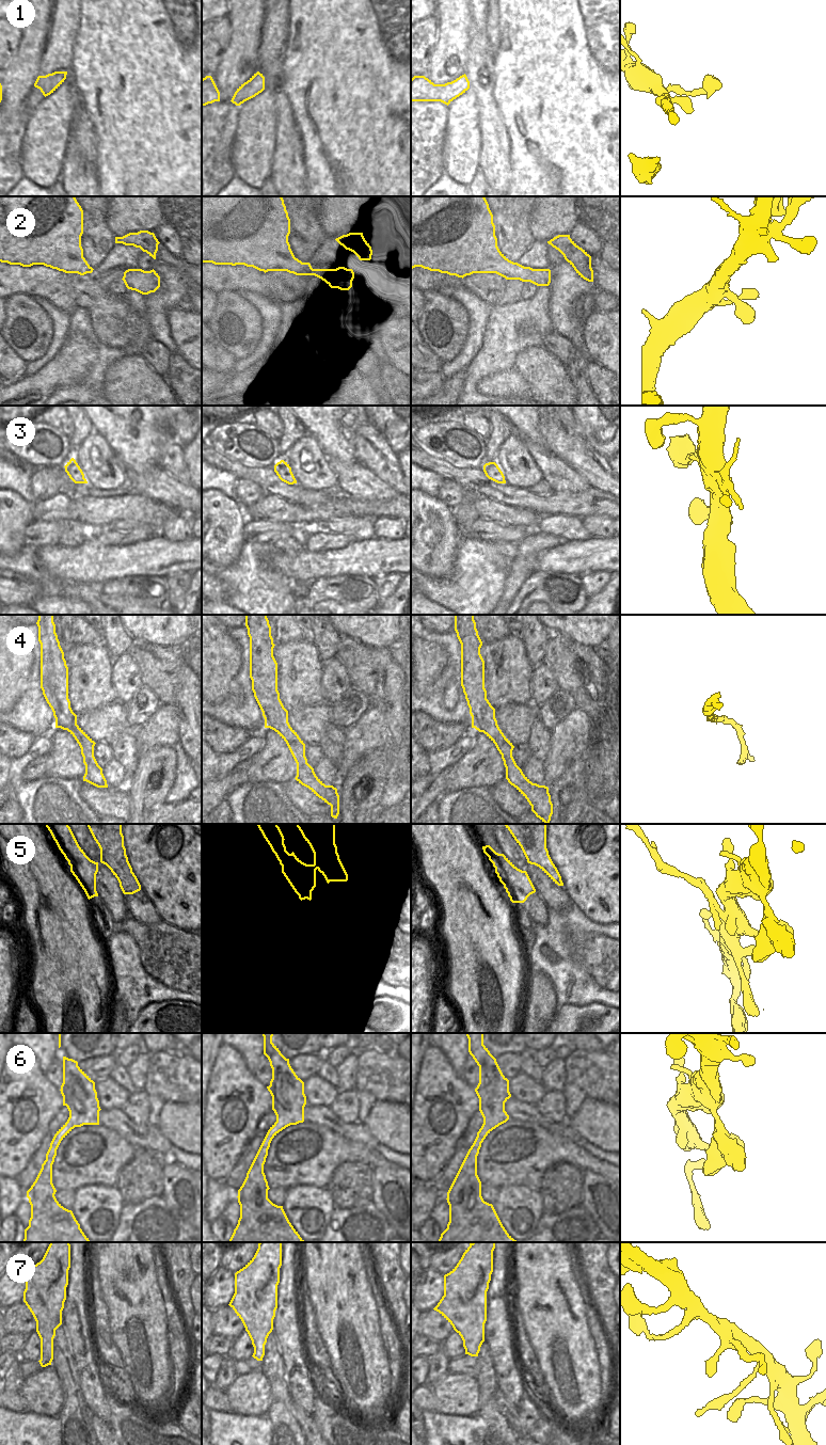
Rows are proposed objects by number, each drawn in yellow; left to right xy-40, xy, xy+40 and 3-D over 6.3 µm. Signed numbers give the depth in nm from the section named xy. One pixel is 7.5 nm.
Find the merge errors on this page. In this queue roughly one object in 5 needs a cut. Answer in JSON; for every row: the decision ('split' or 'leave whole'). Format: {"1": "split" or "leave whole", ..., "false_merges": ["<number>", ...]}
{"1": "leave whole", "2": "leave whole", "3": "leave whole", "4": "leave whole", "5": "split", "6": "leave whole", "7": "leave whole", "false_merges": ["5"]}

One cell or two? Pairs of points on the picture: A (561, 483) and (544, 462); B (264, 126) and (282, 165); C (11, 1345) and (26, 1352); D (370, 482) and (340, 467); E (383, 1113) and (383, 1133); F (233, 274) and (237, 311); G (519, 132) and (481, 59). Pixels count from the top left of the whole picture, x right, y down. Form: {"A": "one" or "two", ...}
{"A": "one", "B": "two", "C": "two", "D": "one", "E": "one", "F": "two", "G": "two"}

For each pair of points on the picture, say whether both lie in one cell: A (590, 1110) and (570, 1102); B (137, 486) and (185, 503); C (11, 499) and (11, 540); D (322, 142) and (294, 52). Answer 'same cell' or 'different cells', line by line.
A: different cells
B: same cell
C: same cell
D: same cell

